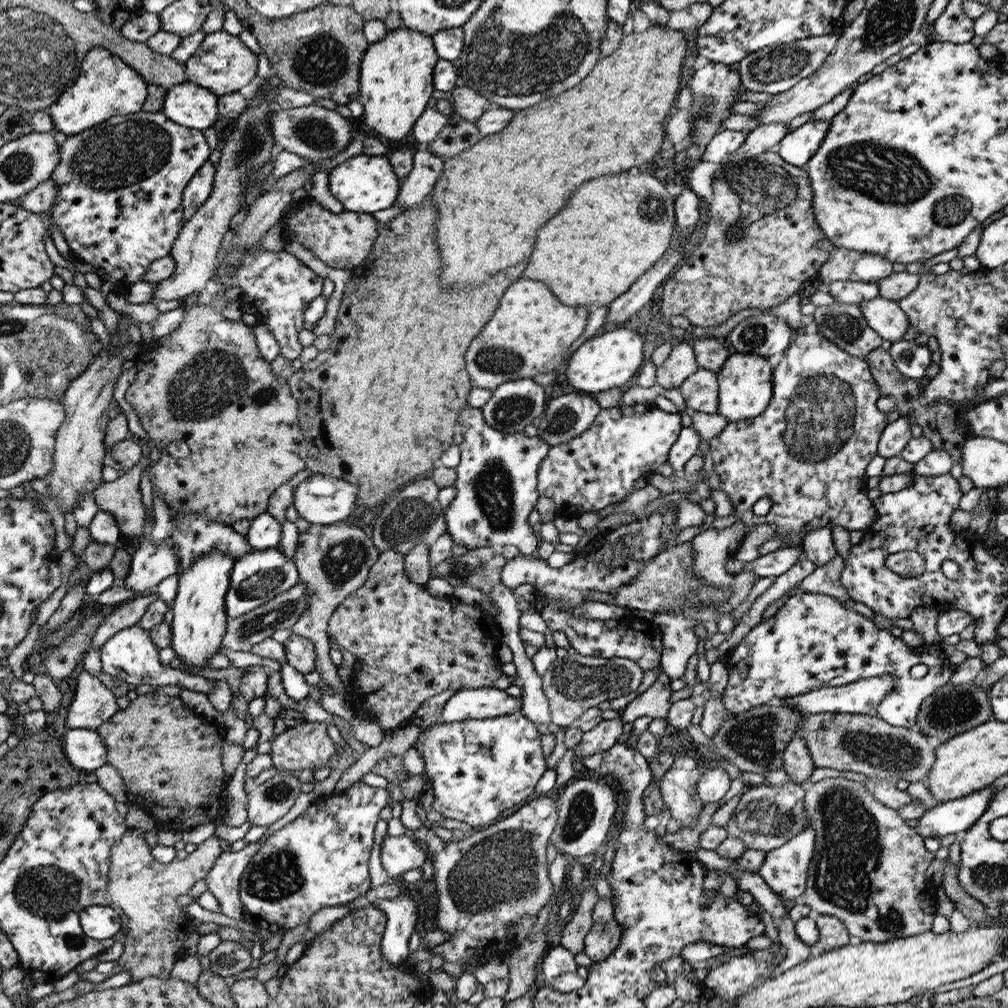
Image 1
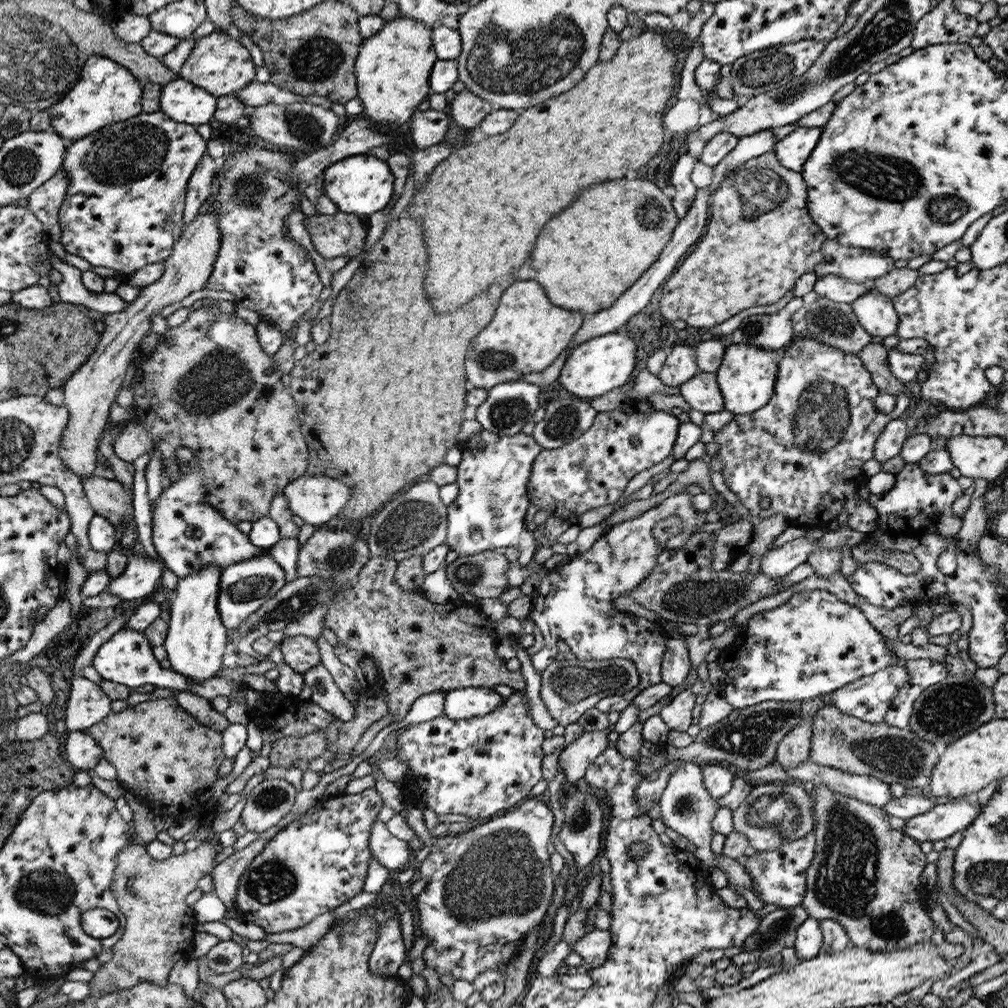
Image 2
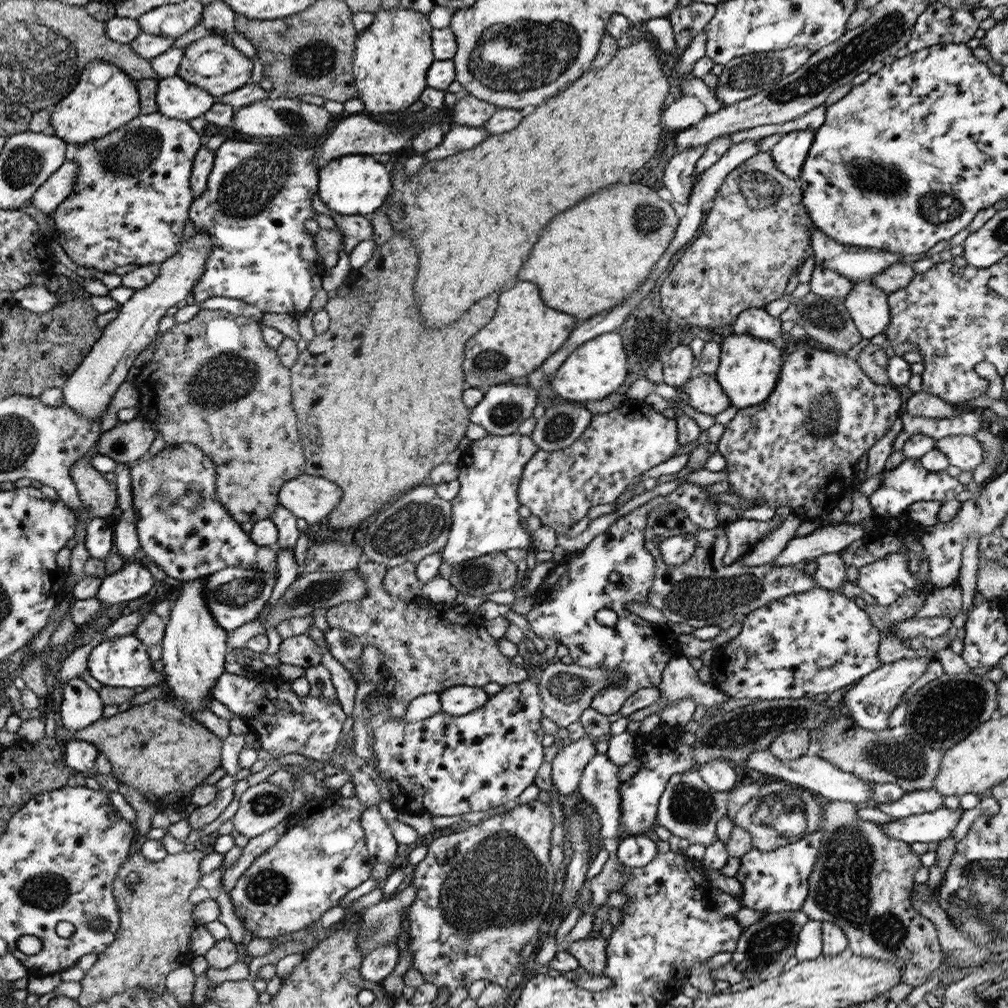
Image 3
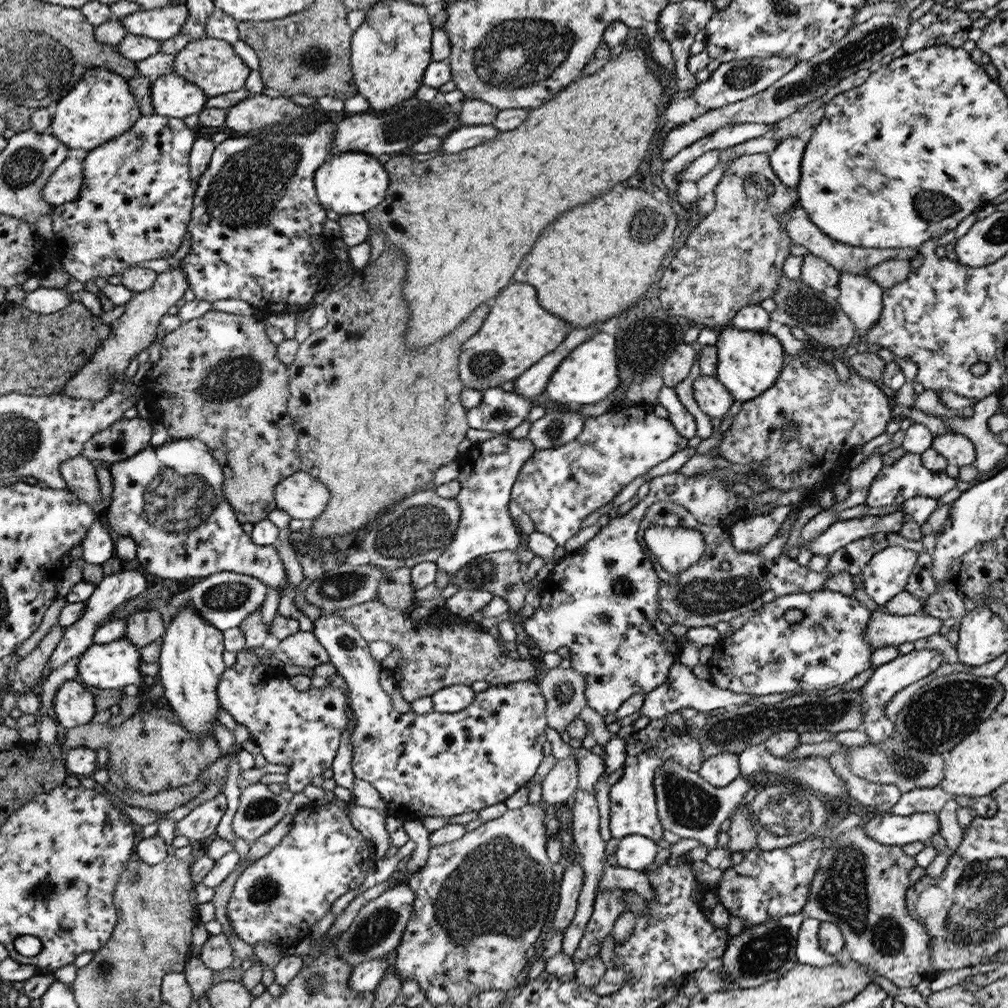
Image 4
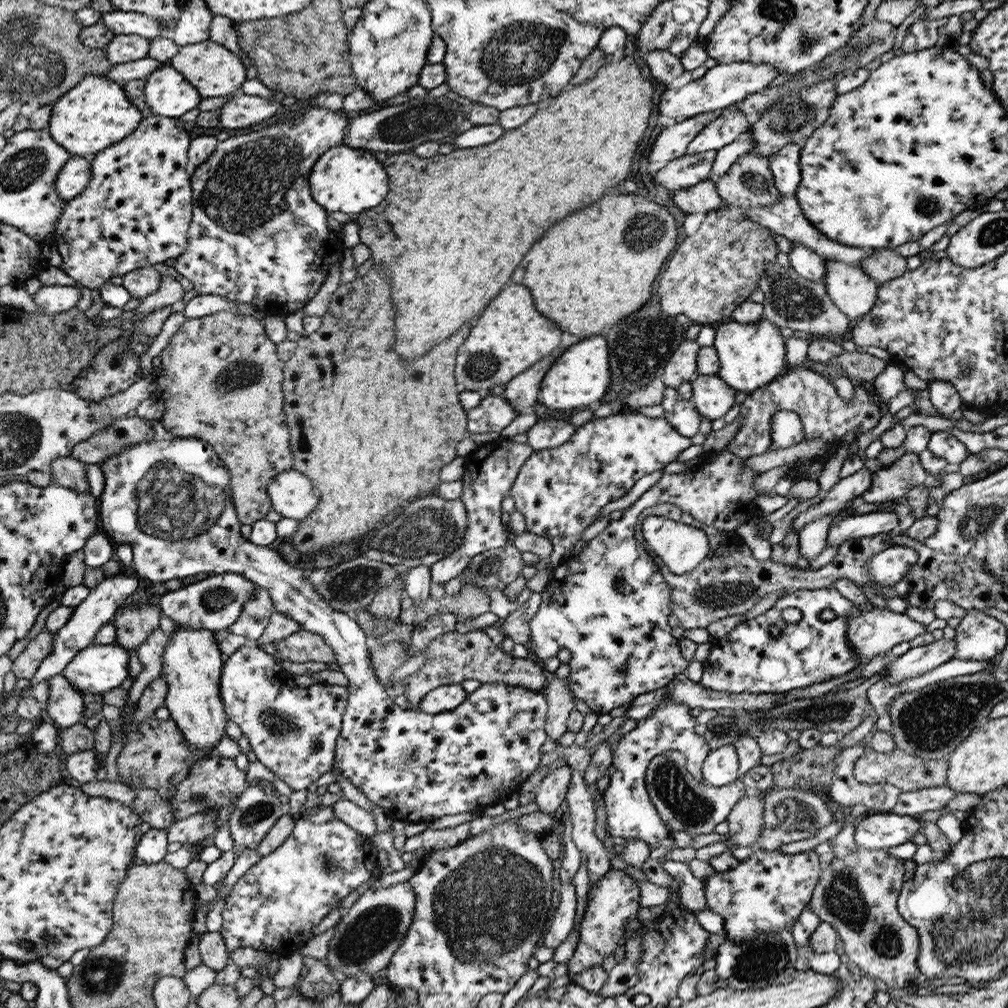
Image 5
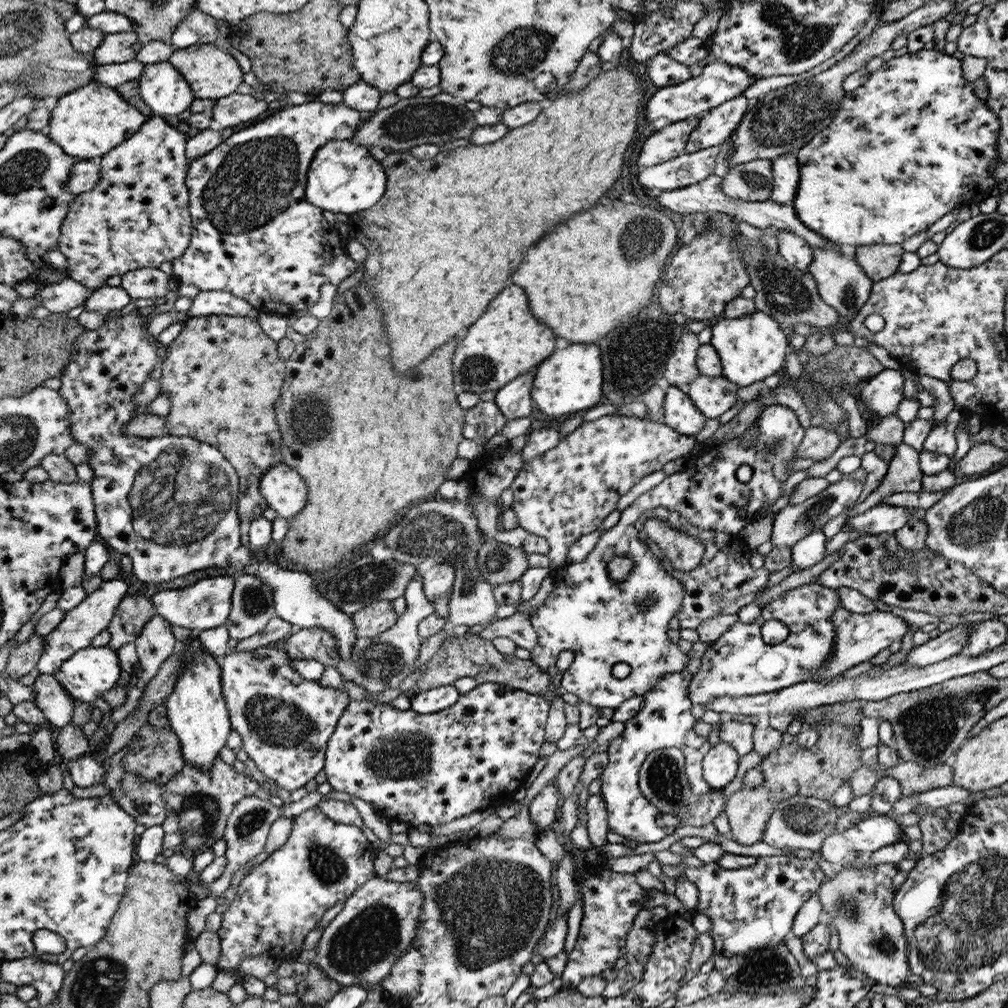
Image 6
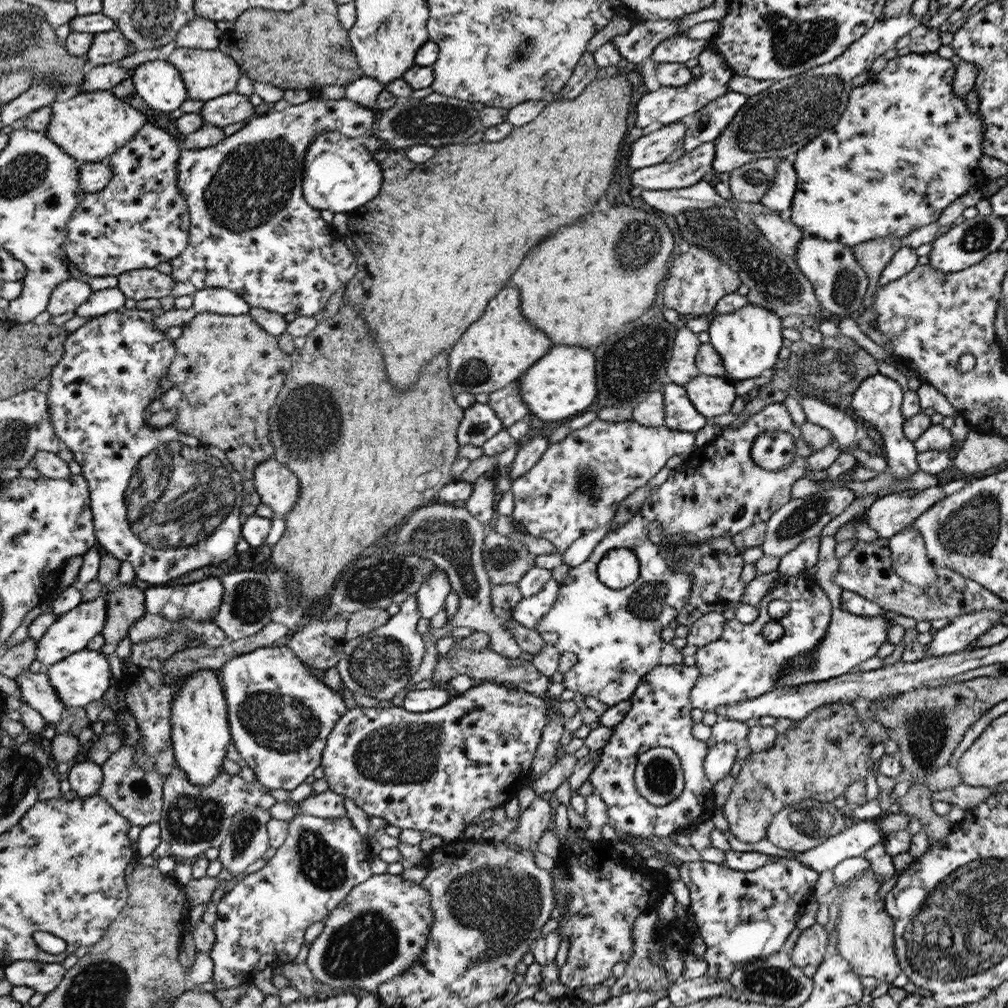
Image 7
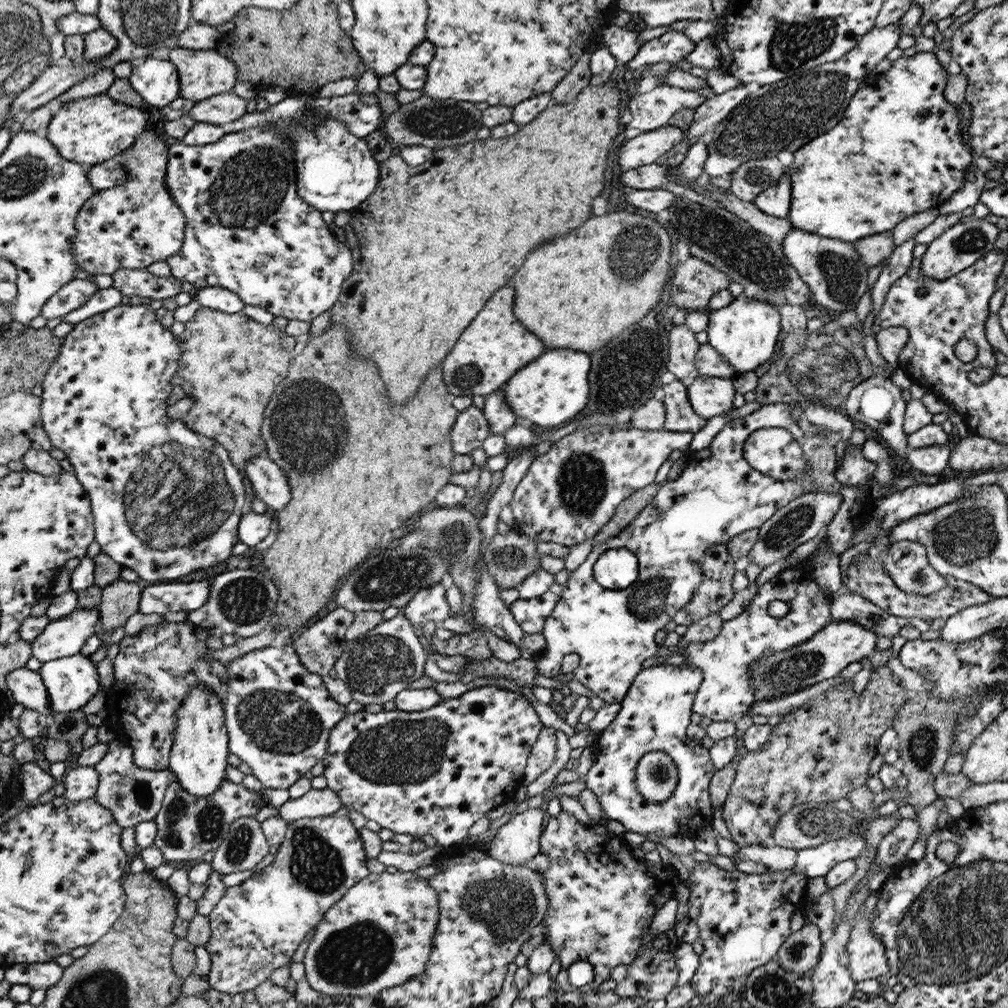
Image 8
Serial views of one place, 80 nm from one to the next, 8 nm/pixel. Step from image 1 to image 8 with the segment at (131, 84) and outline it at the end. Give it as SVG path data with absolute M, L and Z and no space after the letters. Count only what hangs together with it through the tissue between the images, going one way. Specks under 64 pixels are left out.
M106 93L62 104L45 131L46 137L66 160L78 164L104 163L133 146L146 126L146 114L138 107L118 103Z

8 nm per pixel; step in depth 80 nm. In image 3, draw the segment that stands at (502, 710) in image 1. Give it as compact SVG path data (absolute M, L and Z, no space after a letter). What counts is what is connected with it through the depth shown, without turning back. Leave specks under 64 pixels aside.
M456 686L439 693L441 710L446 714L462 716L483 707L488 693L482 687Z

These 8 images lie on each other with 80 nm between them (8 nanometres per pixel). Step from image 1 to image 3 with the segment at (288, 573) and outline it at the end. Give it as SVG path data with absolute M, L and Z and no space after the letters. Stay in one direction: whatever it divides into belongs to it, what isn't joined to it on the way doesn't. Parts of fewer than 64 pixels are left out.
M229 567L208 576L204 597L216 622L229 632L256 619L271 598L276 582L278 582L276 573Z

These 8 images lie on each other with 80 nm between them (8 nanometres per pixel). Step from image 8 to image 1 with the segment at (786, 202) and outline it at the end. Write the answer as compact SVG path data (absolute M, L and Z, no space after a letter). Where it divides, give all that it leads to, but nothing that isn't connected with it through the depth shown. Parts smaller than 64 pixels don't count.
M810 120L782 138L775 151L792 166L805 168L830 130L830 121Z

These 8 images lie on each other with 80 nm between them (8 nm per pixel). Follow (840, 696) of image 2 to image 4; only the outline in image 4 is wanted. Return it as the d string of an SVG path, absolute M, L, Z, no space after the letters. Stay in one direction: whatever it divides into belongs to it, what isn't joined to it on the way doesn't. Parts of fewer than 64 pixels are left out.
M914 649L910 653L903 654L894 658L886 664L874 670L872 677L868 679L866 685L859 690L861 703L865 706L865 715L863 716L863 724L861 730L866 739L872 744L880 744L883 740L891 738L893 735L894 723L884 715L886 704L900 690L907 686L928 677L935 672L944 662L944 654L937 649Z

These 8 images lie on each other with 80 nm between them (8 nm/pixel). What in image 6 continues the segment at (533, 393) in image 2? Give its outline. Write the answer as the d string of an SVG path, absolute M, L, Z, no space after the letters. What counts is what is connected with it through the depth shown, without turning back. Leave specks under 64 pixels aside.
M480 401L466 415L466 438L478 441L490 439L508 422L495 401Z

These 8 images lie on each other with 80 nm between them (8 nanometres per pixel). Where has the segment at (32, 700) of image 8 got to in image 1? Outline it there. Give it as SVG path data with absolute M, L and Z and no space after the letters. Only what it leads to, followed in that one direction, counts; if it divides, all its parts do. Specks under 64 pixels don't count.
M81 670L76 676L76 690L68 708L69 728L98 728L112 718L119 708L117 697L97 677Z

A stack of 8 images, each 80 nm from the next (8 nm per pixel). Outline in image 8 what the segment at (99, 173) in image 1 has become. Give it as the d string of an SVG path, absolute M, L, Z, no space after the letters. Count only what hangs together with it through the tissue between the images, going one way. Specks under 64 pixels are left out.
M154 132L142 133L137 143L125 150L126 158L122 166L127 170L127 180L122 185L98 191L85 202L77 216L77 238L73 241L73 255L83 271L92 275L113 275L122 269L146 269L150 264L166 260L181 251L188 219L178 202L174 201L166 183L171 146L170 140L164 140Z

